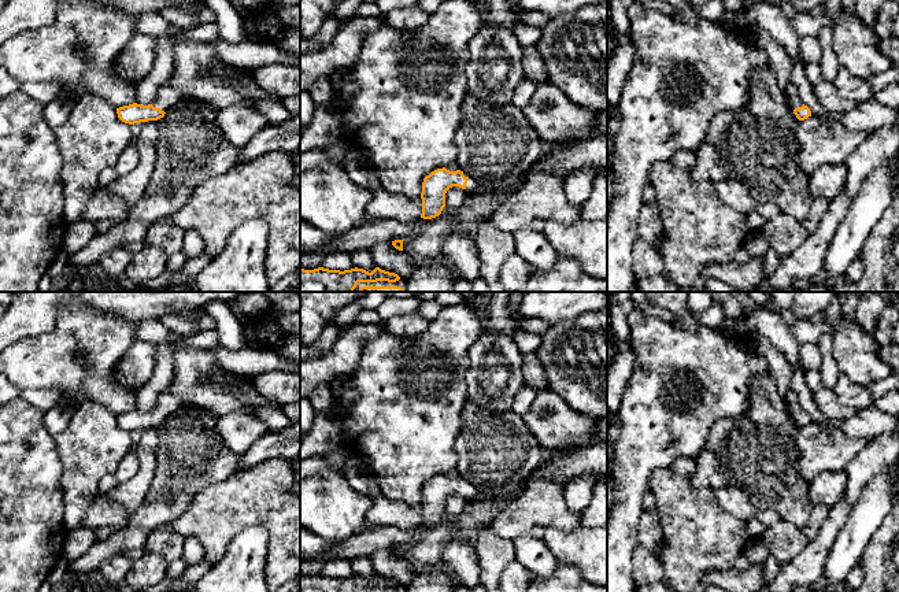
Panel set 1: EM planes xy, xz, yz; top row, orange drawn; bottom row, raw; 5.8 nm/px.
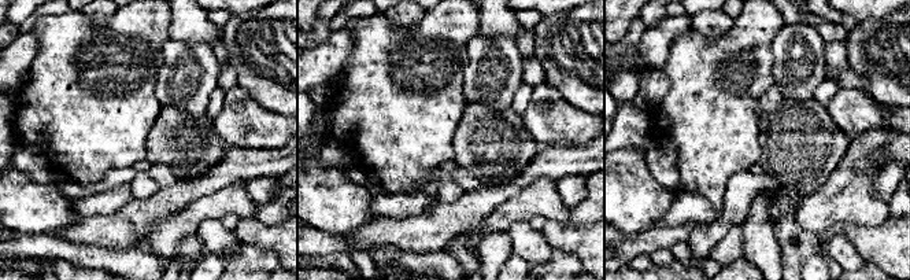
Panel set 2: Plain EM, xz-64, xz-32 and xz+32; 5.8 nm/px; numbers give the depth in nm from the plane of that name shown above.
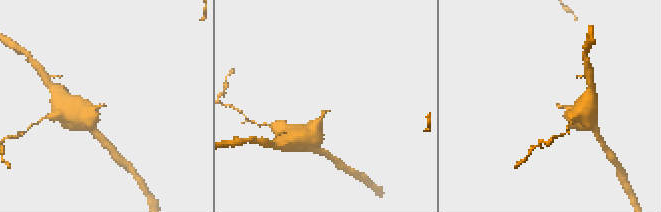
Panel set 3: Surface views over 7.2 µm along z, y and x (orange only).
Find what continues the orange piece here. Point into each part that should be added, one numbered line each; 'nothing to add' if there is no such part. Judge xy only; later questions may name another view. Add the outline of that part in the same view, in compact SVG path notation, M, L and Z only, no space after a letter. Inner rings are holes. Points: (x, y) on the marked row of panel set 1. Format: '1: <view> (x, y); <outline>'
1: xy (167, 97); M166 82L160 88L159 96L152 101L152 106L166 112L171 107L174 107L178 103L178 100L180 97L177 90L169 82Z

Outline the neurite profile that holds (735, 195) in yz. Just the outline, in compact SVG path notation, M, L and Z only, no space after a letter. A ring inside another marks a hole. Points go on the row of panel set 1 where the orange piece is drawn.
M730 177L717 182L714 186L718 197L736 212L747 217L756 208L758 196L740 184L739 180Z

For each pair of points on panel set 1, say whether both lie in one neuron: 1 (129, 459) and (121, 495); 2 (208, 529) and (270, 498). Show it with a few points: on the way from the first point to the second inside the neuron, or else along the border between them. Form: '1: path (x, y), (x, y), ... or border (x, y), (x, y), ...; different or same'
1: border (132, 450), (139, 469), (119, 483); different
2: path (224, 514), (233, 504), (255, 498); same

